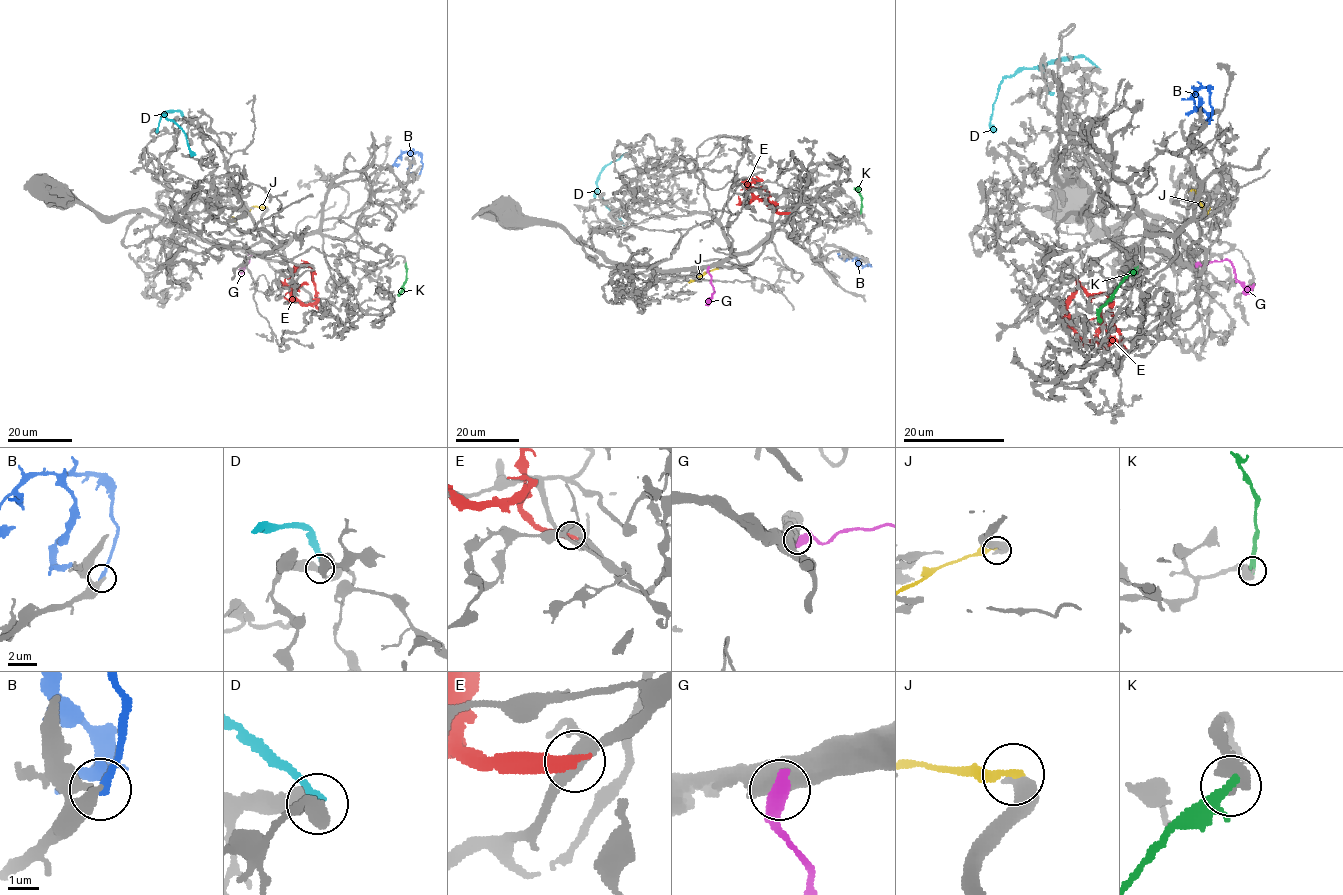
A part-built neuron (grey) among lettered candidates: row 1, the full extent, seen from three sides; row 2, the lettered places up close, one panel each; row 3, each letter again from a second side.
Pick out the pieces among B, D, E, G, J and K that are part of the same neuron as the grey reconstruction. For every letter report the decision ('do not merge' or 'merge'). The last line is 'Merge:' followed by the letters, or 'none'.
B: do not merge
D: do not merge
E: do not merge
G: do not merge
J: do not merge
K: do not merge
Merge: none

